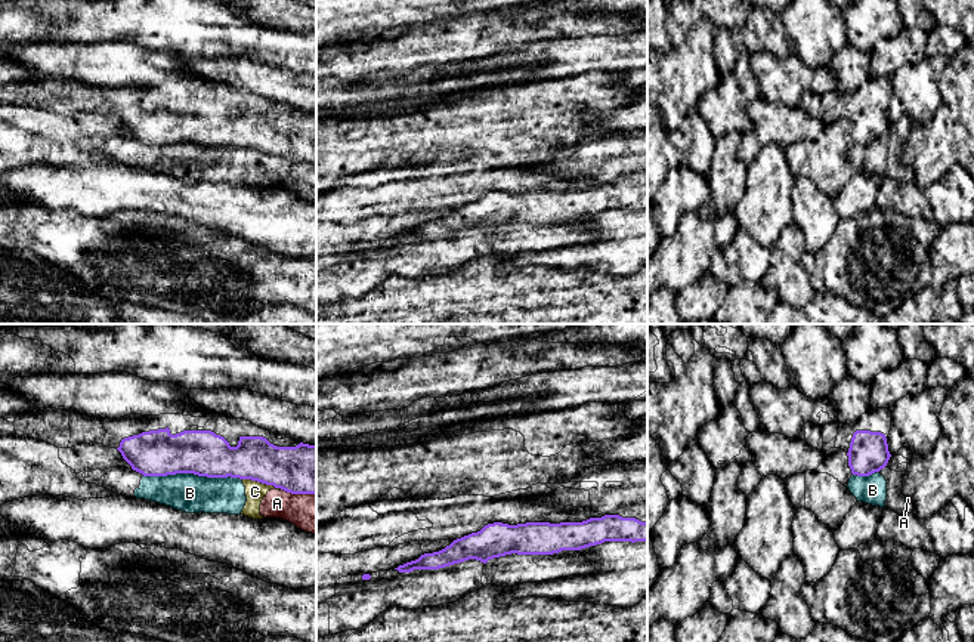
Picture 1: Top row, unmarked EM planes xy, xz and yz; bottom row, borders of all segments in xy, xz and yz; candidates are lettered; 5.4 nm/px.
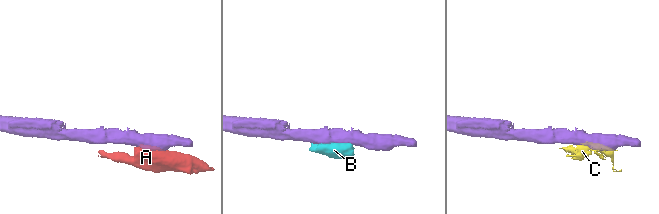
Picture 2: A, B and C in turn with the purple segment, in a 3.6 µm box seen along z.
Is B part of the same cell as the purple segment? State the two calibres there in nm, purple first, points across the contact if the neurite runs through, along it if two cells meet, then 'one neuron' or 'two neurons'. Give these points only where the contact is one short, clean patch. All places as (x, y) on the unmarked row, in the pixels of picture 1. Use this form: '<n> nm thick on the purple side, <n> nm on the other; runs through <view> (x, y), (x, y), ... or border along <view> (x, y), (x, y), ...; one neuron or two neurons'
260 nm thick on the purple side, 220 nm on the other; two neurons

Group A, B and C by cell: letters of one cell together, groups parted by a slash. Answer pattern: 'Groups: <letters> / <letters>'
Groups: A B C

